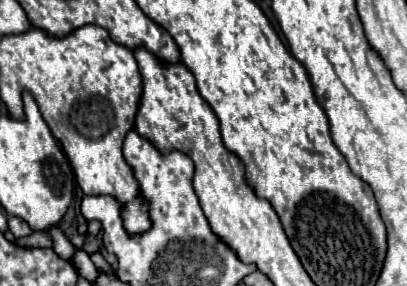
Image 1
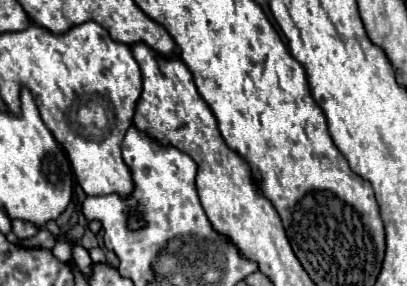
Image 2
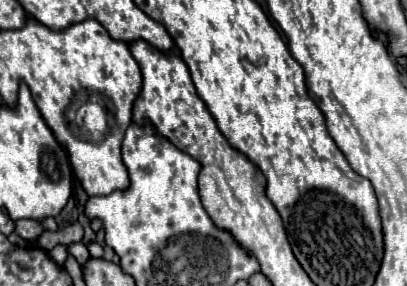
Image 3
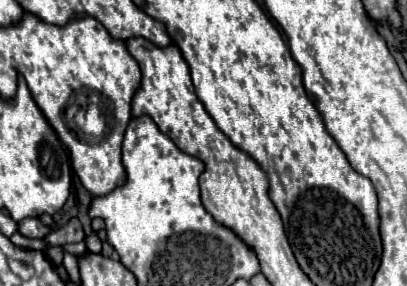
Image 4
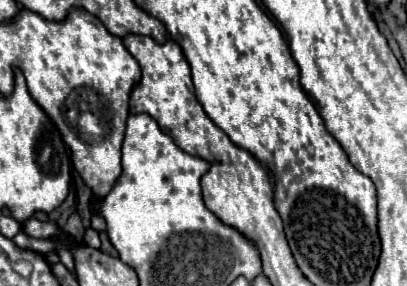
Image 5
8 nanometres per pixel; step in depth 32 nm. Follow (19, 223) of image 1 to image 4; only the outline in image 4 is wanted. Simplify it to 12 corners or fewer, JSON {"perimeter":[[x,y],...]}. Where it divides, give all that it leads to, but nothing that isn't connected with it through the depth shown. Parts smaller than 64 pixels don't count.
{"perimeter":[[26,218],[18,232],[28,238],[44,238],[52,232],[38,218]]}

